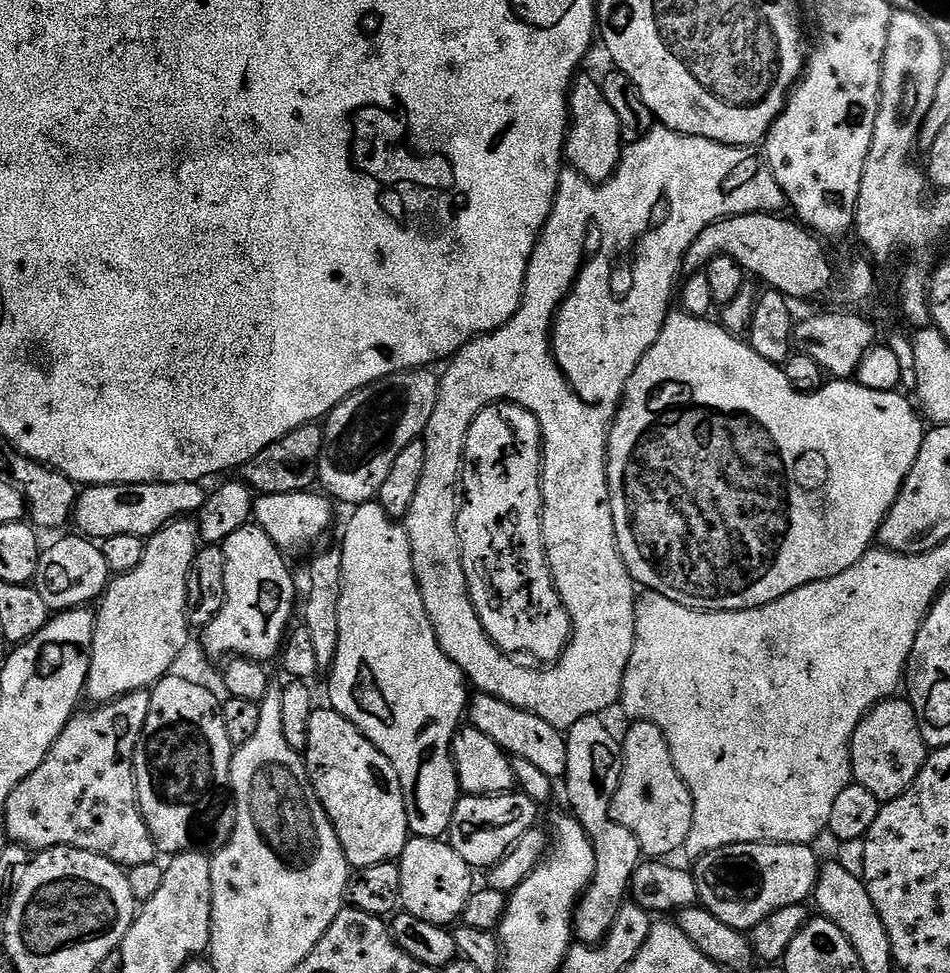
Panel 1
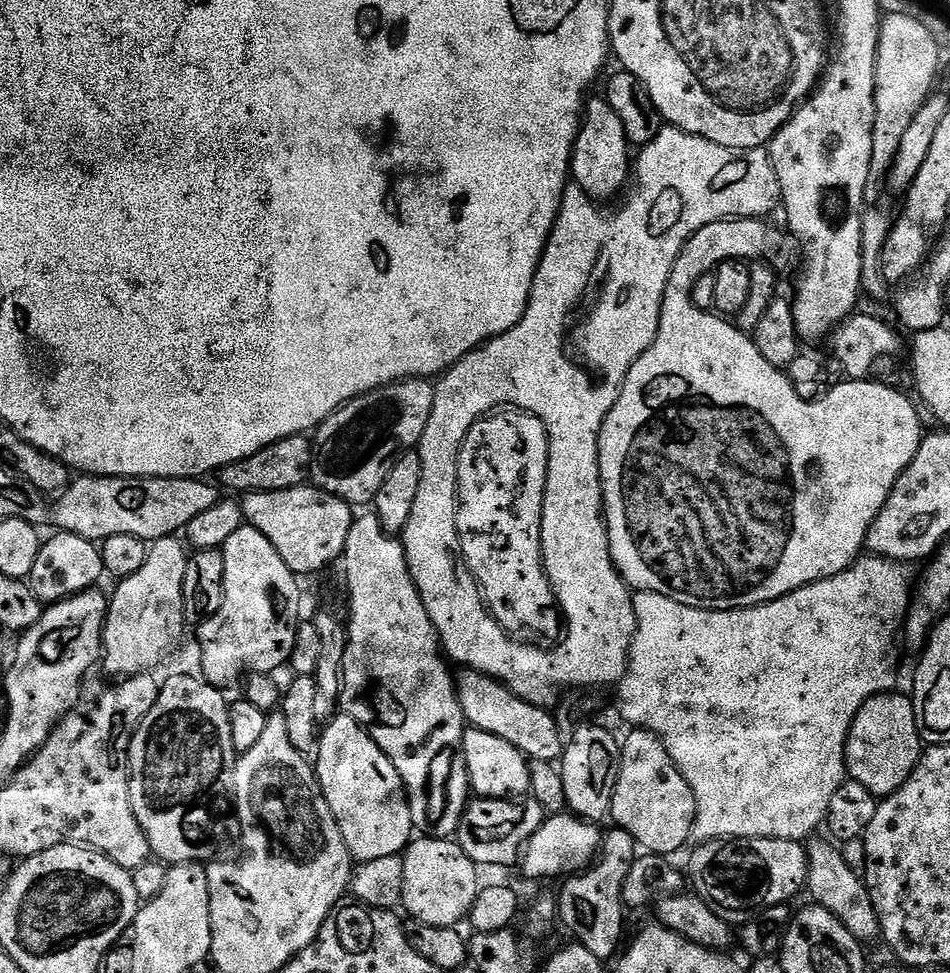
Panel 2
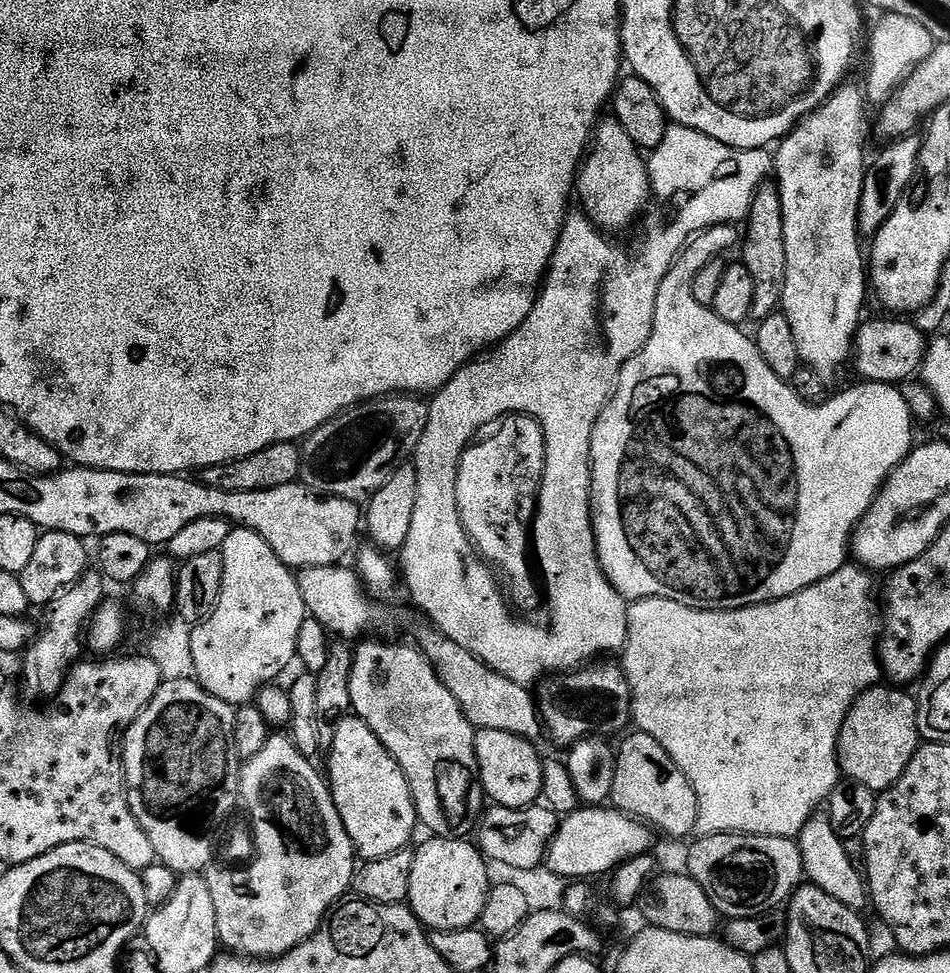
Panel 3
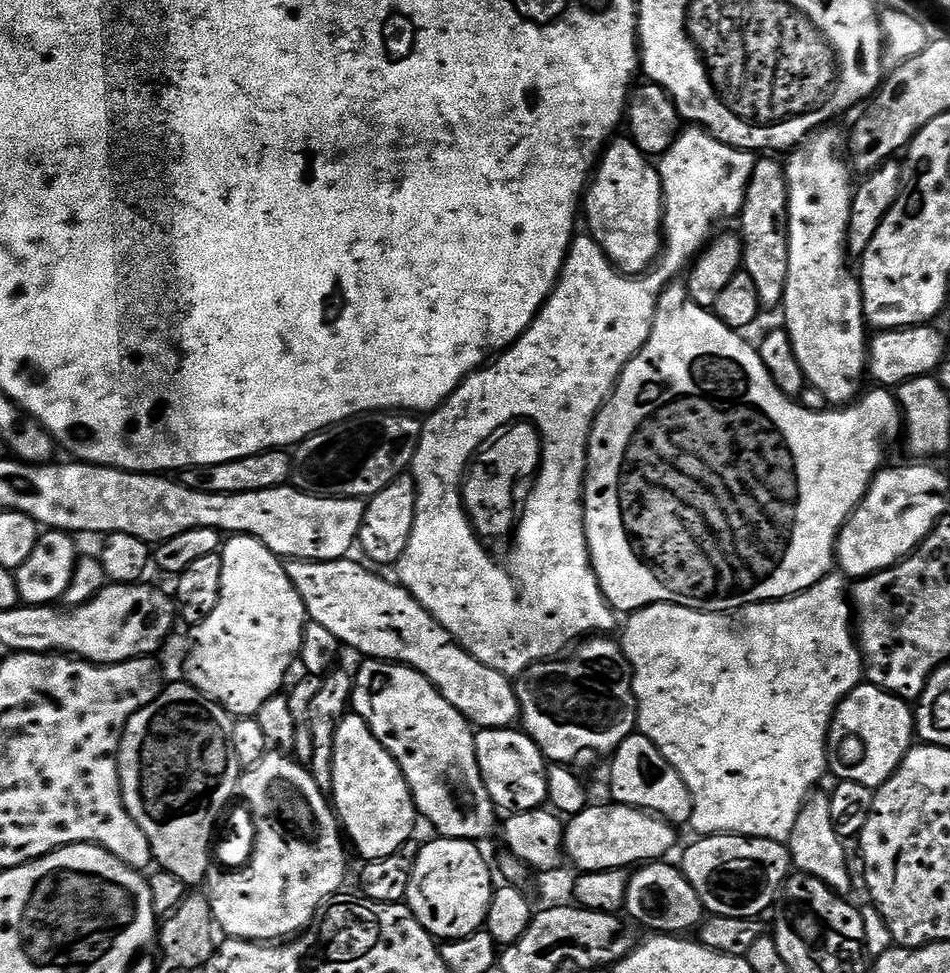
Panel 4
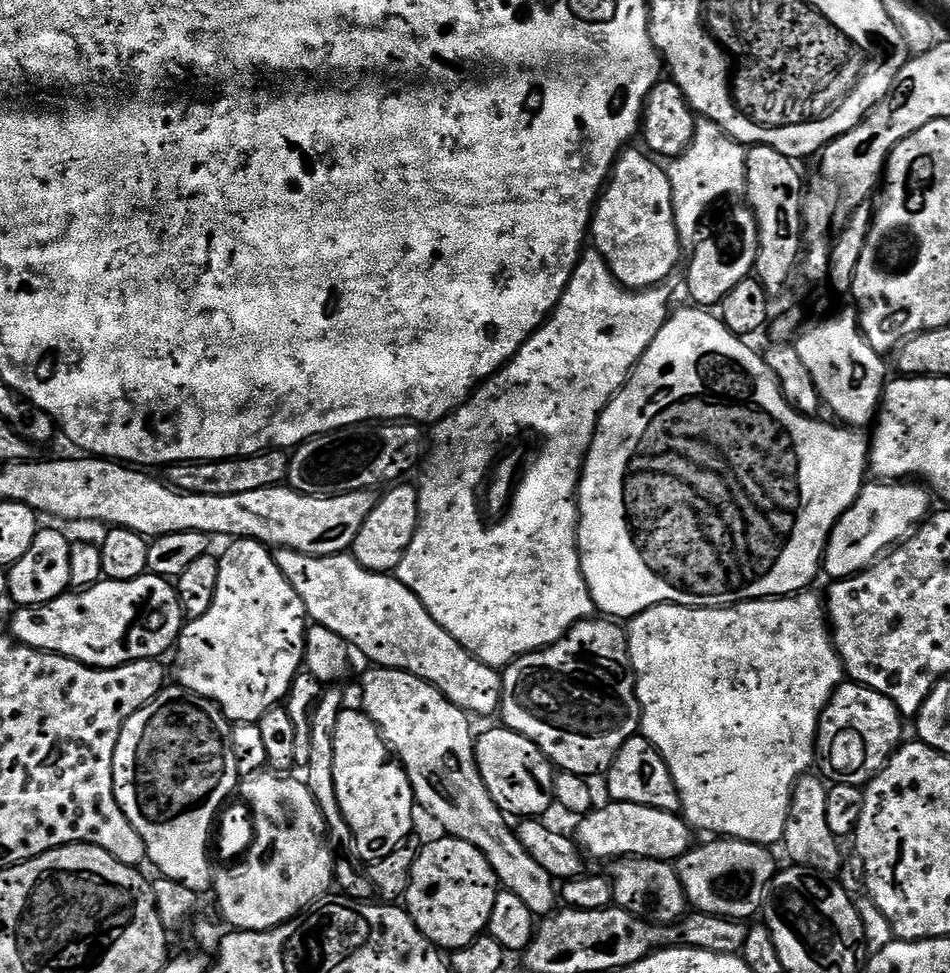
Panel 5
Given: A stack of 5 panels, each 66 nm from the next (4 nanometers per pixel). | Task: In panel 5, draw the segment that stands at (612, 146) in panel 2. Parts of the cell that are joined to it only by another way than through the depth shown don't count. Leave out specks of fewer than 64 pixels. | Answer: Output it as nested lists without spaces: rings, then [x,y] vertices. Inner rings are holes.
[[[632,146],[621,152],[612,166],[611,177],[600,193],[592,214],[590,240],[595,251],[608,264],[612,276],[629,290],[647,290],[655,288],[657,284],[665,283],[668,275],[676,268],[680,260],[680,235],[676,229],[674,218],[674,198],[672,197],[672,183],[663,167],[659,168],[657,161],[647,151]]]

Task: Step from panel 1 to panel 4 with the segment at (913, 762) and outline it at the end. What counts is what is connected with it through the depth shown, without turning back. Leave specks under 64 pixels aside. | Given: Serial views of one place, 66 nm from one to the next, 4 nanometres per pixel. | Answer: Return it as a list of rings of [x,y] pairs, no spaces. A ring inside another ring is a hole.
[[[862,682],[846,694],[828,728],[828,772],[836,775],[837,781],[862,782],[862,786],[873,790],[881,788],[914,746],[915,736],[913,705],[892,692]]]

